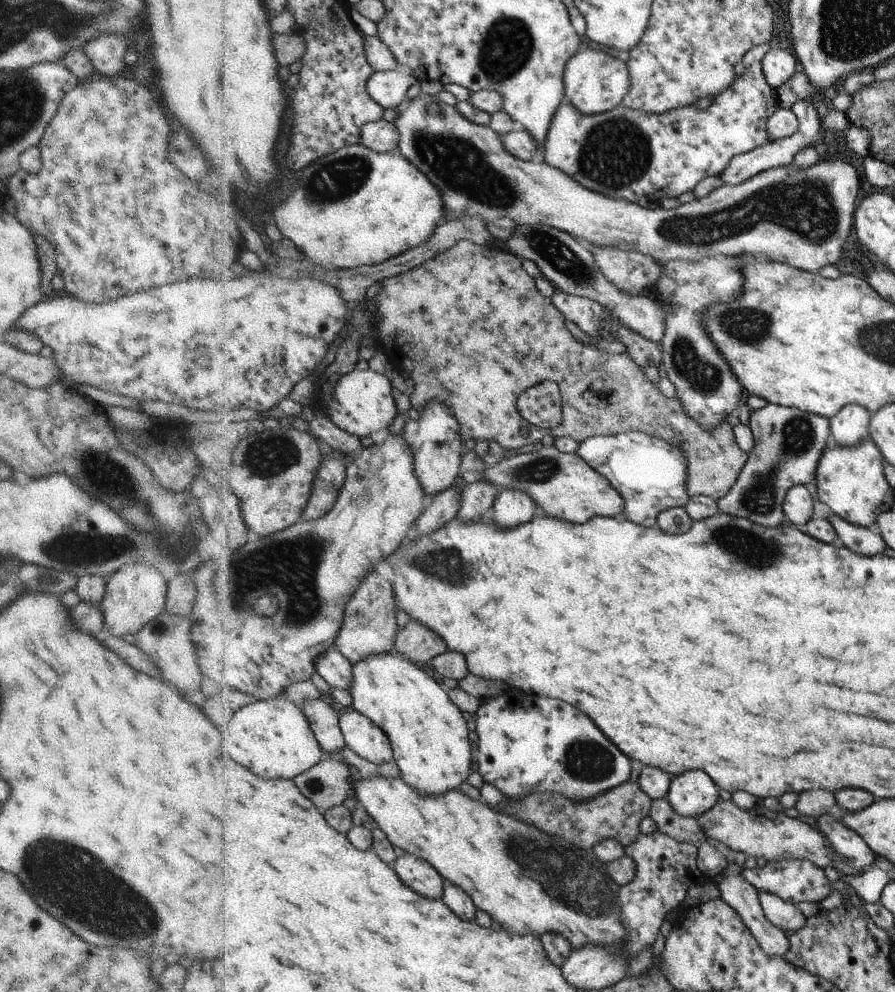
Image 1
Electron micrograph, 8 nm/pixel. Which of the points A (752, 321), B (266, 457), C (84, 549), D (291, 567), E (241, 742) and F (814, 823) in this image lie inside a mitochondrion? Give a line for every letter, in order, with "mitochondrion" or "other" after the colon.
A: mitochondrion
B: mitochondrion
C: mitochondrion
D: mitochondrion
E: other
F: other

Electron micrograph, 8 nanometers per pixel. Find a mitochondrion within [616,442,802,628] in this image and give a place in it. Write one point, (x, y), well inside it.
(745, 546)

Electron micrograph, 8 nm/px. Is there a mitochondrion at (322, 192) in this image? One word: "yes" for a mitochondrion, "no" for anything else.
yes

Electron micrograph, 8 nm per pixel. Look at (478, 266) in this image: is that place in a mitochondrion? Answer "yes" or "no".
no

